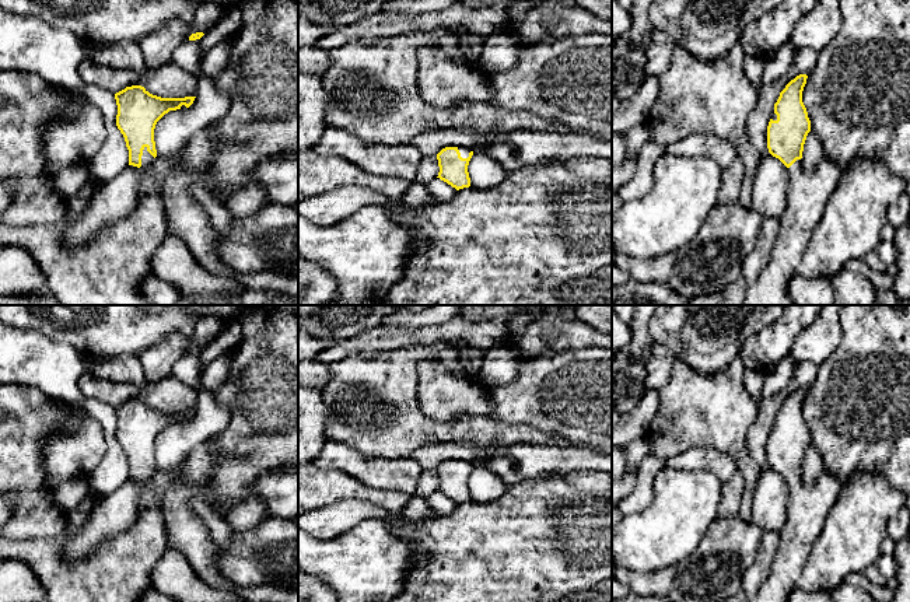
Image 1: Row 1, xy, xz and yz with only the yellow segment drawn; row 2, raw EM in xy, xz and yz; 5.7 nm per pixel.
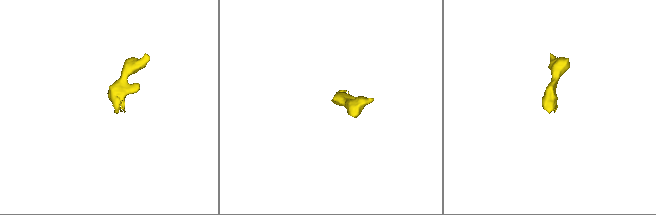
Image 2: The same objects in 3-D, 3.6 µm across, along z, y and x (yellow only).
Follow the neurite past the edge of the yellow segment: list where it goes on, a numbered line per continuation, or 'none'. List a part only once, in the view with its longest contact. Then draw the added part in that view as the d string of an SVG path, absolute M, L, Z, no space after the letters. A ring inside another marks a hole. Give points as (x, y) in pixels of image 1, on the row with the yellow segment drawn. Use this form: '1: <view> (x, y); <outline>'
1: xy (147, 158); M144 147L143 150L143 155L141 155L141 169L148 168L154 161L154 157L147 151L147 147Z

